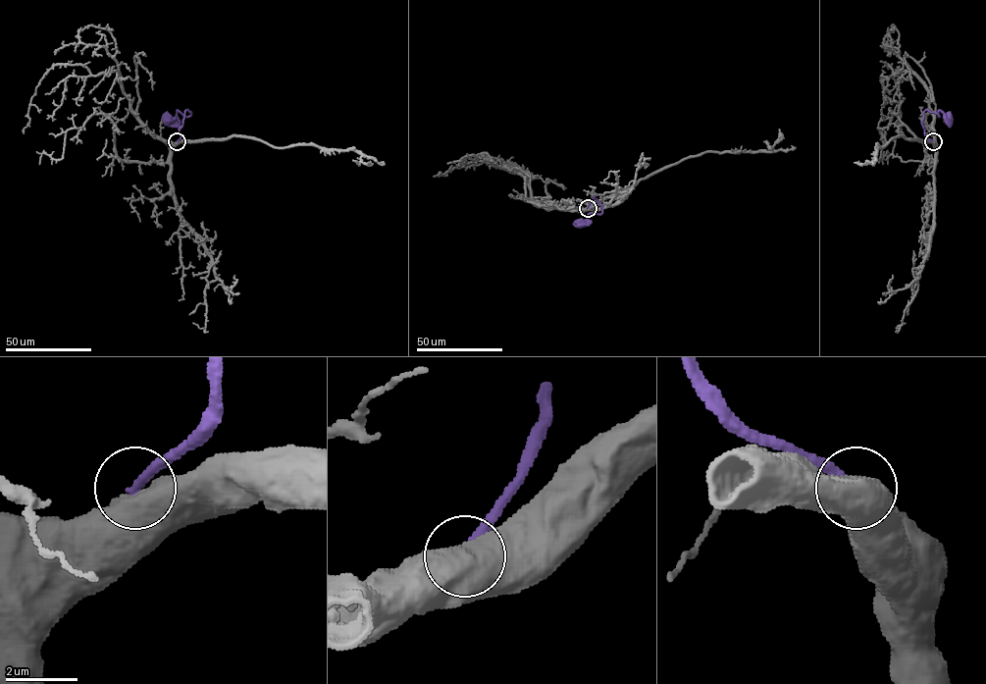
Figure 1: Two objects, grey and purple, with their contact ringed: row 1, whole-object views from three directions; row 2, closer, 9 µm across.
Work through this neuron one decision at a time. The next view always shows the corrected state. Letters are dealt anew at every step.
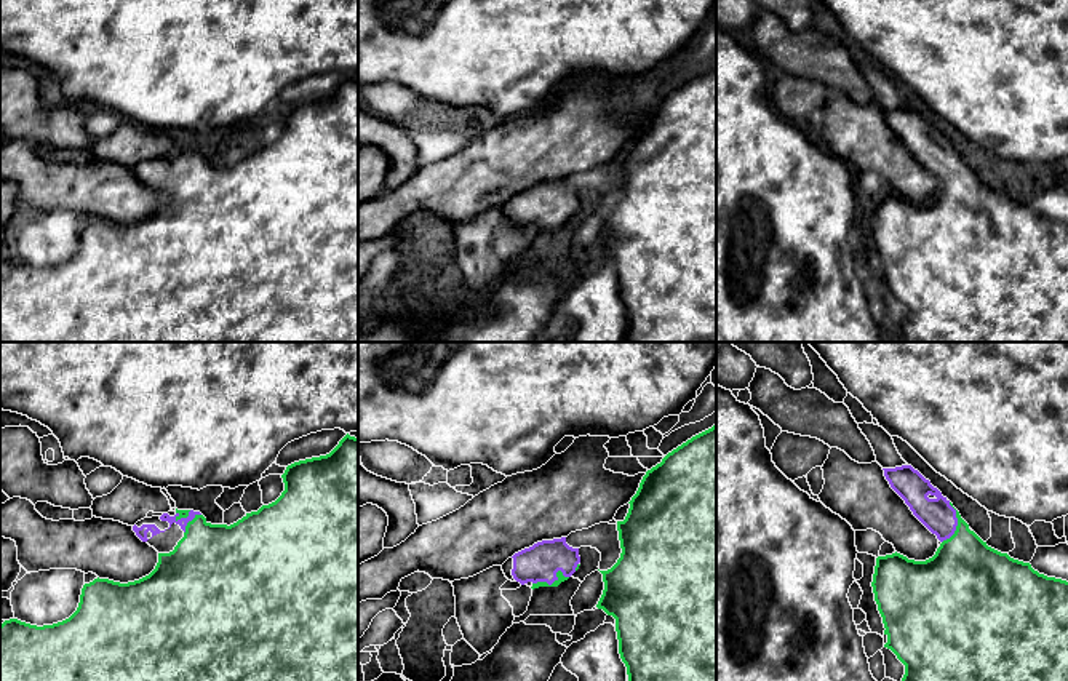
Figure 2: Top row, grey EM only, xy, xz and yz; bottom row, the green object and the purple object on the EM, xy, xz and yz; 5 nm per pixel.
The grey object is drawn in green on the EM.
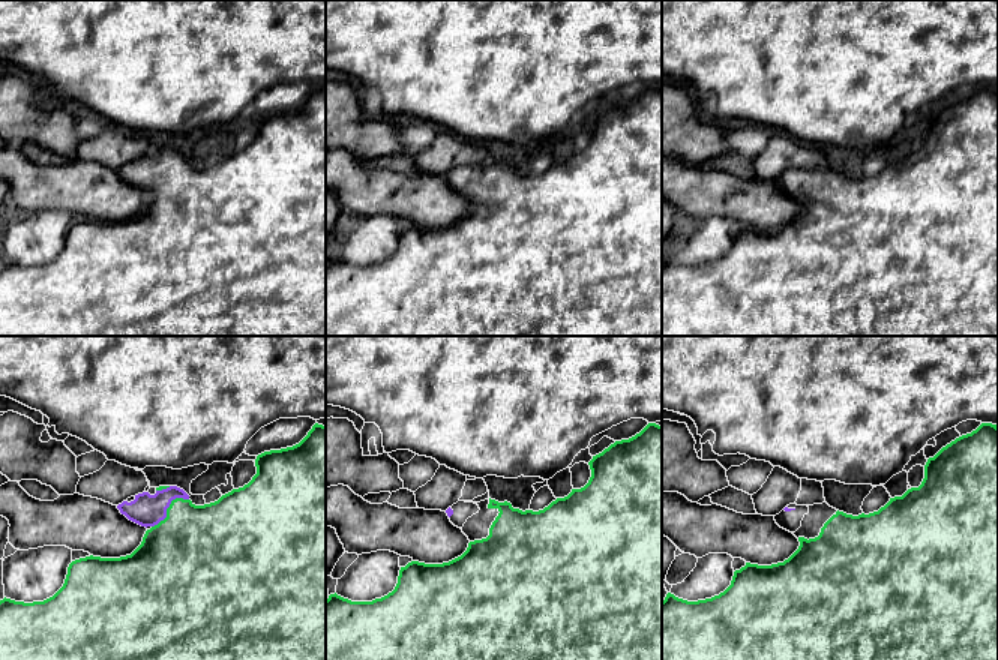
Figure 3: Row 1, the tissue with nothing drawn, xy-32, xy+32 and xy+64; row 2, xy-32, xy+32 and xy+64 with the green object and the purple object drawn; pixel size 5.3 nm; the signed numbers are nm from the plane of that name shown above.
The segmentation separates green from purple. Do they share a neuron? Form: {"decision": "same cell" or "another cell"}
{"decision": "same cell"}

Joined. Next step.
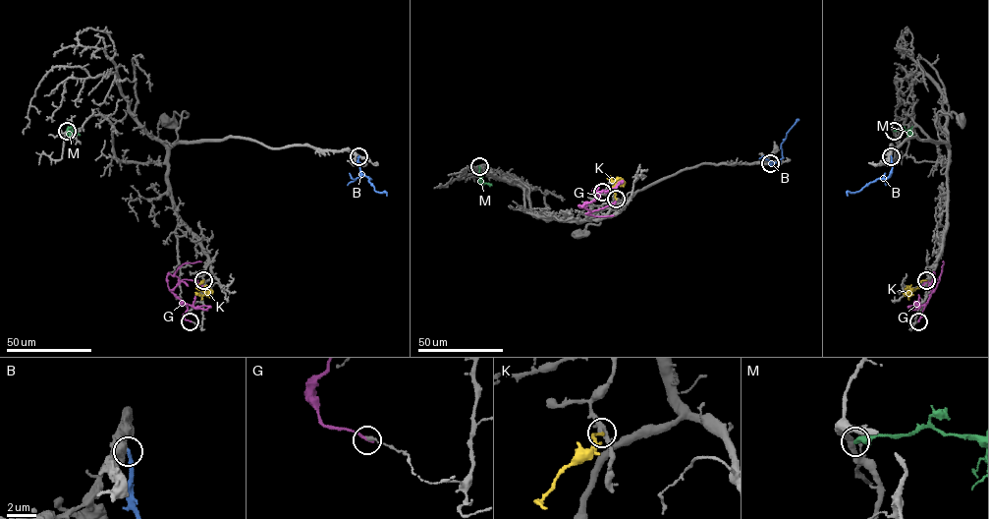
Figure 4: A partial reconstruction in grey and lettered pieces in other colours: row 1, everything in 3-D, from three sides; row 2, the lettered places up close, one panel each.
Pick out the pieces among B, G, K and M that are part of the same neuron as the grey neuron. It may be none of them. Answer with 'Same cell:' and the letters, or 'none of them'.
Same cell: none of them

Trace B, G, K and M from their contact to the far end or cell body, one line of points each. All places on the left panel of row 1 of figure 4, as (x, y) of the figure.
B: (358, 156), (360, 171), (370, 179), (376, 192), (386, 192), (387, 196)
G: (190, 321), (184, 316), (187, 306), (171, 291), (178, 282), (174, 274), (186, 262), (201, 261)
K: (203, 280), (196, 288), (205, 289), (204, 294), (195, 292)
M: (67, 131), (80, 135)

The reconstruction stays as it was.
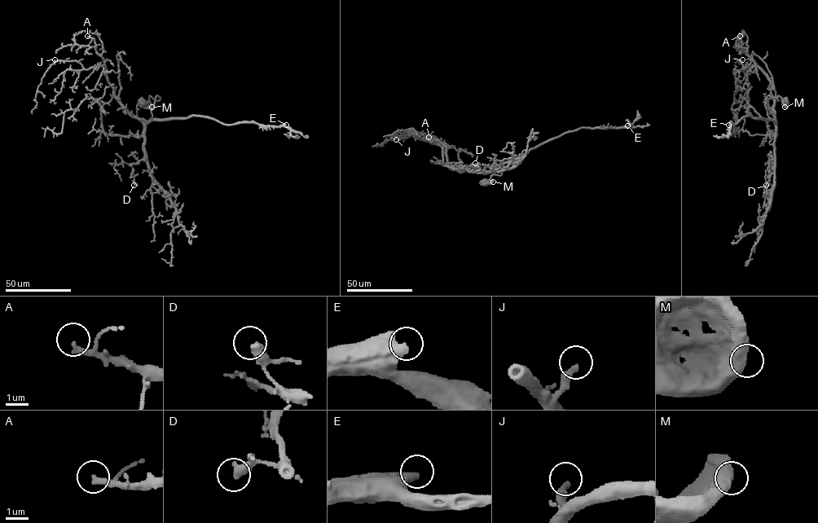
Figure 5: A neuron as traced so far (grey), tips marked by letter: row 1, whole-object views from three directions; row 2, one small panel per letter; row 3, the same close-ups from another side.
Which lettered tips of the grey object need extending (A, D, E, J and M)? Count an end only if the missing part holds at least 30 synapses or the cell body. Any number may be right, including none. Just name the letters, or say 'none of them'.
E

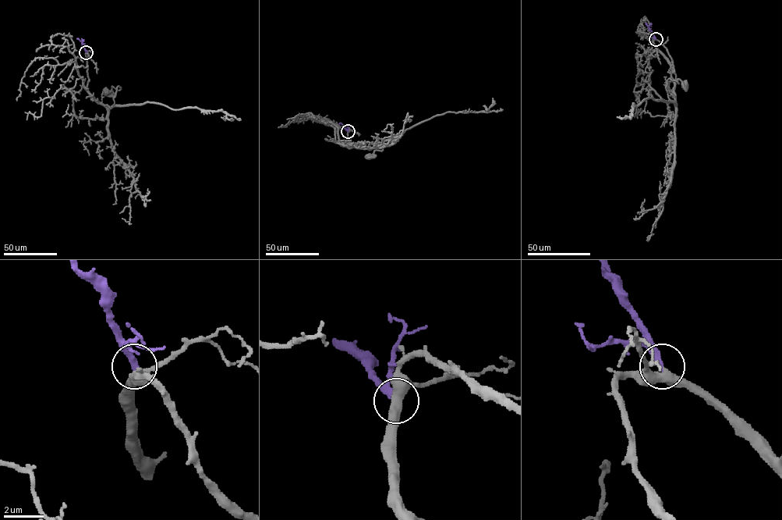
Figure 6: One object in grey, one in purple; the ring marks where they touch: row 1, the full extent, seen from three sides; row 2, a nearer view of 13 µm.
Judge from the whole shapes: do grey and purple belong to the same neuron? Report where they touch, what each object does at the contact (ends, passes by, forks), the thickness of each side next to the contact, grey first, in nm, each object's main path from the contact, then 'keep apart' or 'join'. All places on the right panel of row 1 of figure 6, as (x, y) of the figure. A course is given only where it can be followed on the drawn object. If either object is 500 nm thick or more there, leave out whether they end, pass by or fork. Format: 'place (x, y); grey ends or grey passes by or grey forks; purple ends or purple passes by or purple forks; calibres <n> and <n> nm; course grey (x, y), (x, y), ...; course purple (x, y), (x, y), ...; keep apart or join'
place (656, 39); grey passes by; purple ends; calibres 400 and 360 nm; course grey (656, 38), (666, 48), (675, 75), (675, 102), (668, 97), (669, 79), (678, 83), (679, 80), (686, 86); course purple (656, 38), (647, 23); join

